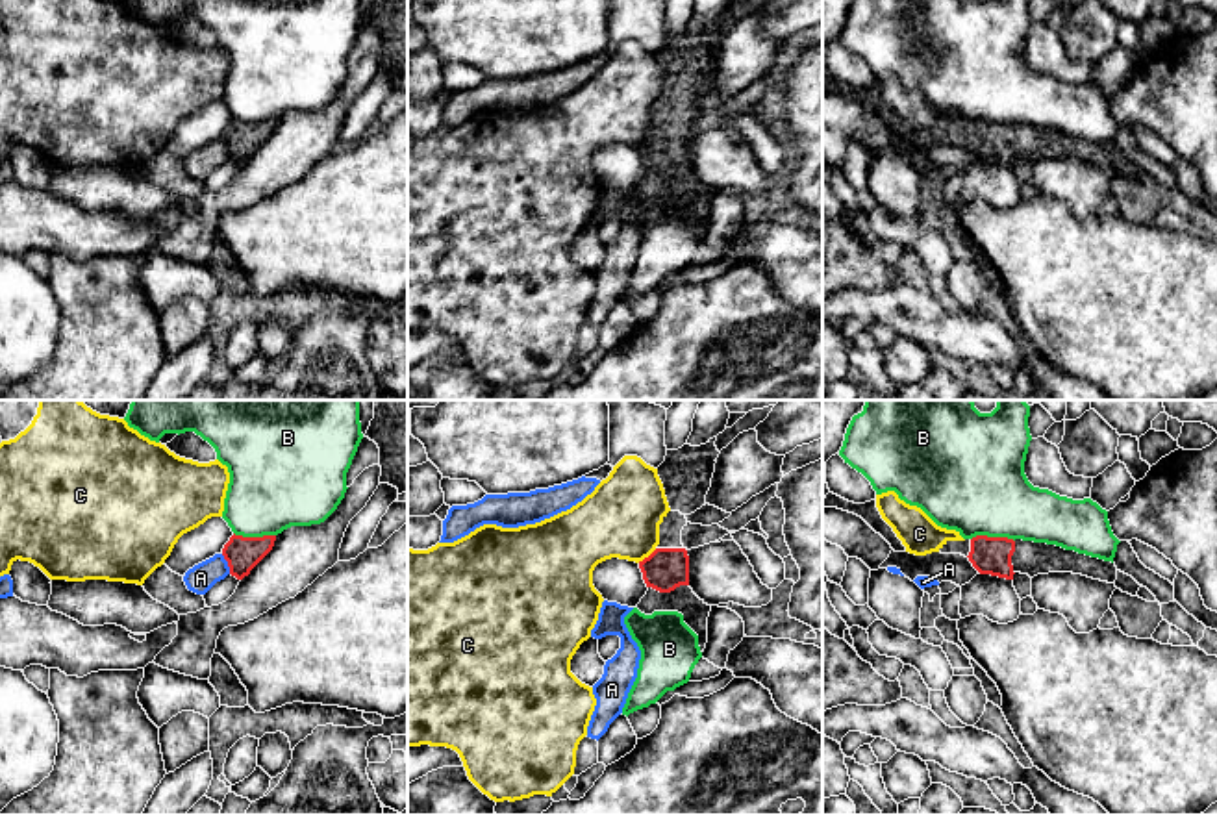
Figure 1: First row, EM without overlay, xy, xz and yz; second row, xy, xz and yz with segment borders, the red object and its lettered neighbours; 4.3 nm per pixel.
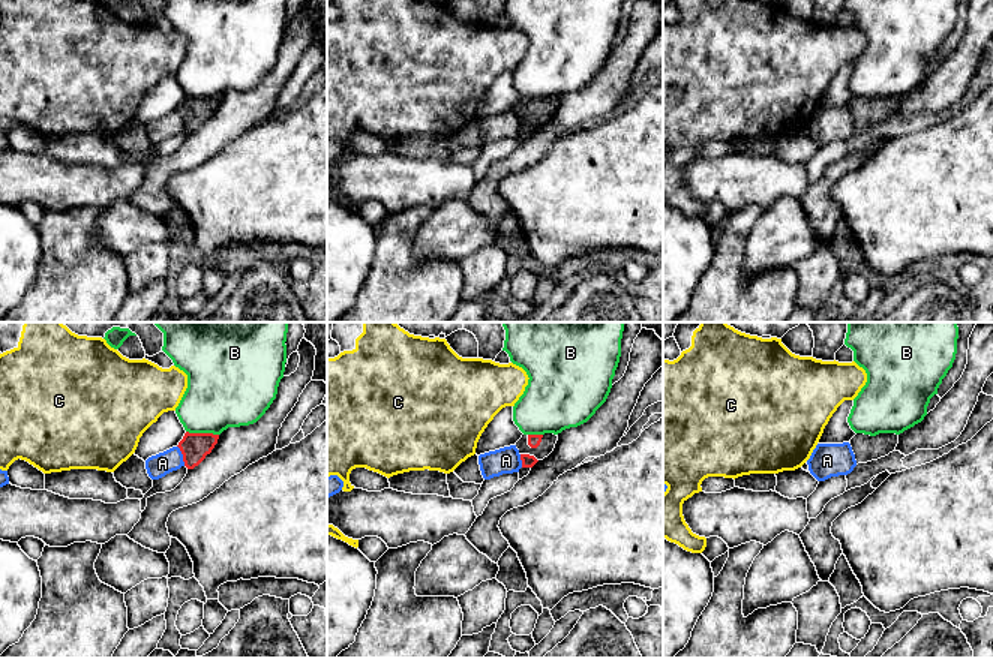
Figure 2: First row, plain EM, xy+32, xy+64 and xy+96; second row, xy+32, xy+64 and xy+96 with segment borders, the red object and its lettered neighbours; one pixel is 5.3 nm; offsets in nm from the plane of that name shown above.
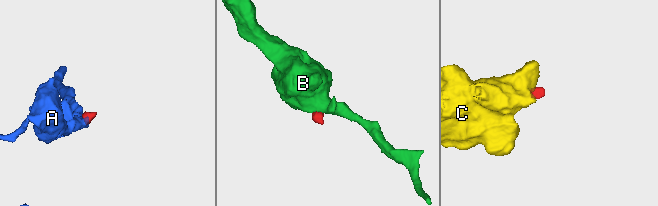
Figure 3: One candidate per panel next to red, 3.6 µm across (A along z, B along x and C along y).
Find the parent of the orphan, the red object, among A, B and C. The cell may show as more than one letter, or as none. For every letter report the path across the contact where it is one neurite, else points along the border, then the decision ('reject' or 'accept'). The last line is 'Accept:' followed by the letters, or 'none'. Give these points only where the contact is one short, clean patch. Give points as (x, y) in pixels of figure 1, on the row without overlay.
A: border xy (221, 139), (230, 158); reject
B: border yz (971, 123), (1006, 121), (1014, 126); reject
C: border xz (656, 134), (638, 147); reject
Accept: none

